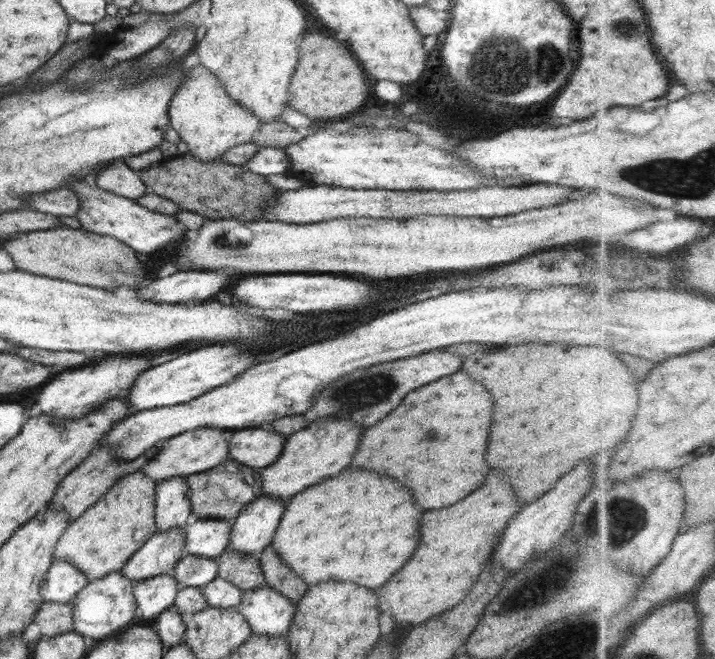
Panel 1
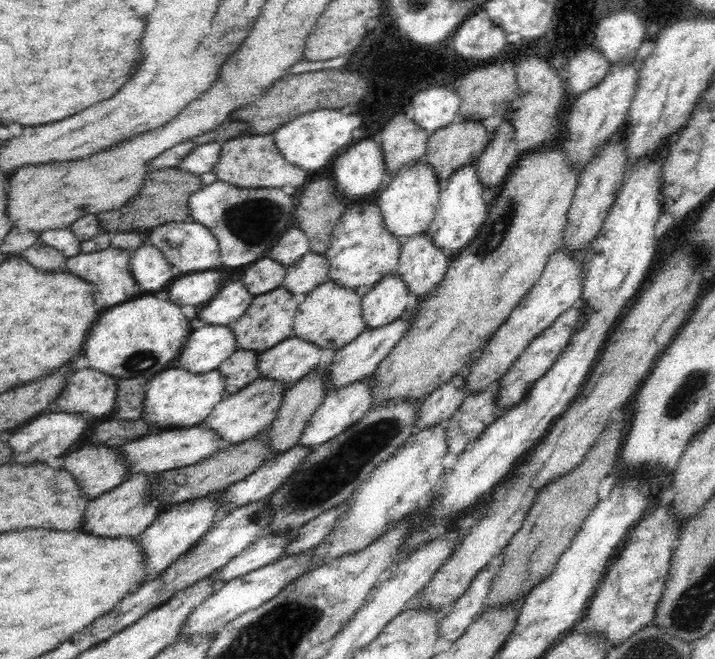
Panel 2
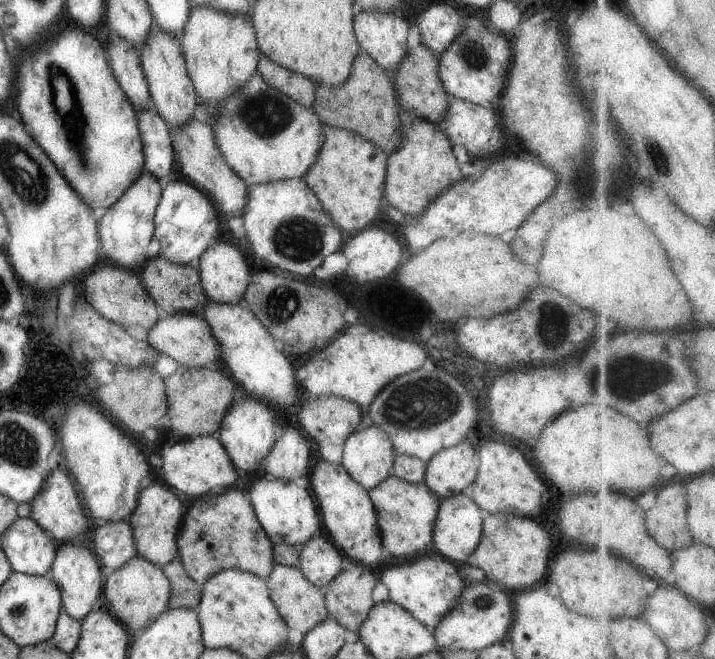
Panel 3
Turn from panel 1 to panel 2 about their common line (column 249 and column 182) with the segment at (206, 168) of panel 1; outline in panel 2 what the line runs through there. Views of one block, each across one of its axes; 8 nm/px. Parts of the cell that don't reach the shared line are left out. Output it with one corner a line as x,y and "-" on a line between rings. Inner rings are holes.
178,167
152,169
144,176
144,186
140,192
118,209
107,210
96,214
101,230
111,233
128,231
148,231
154,227
174,222
176,218
182,222
184,216
190,216
189,196
202,188
200,175
186,172

